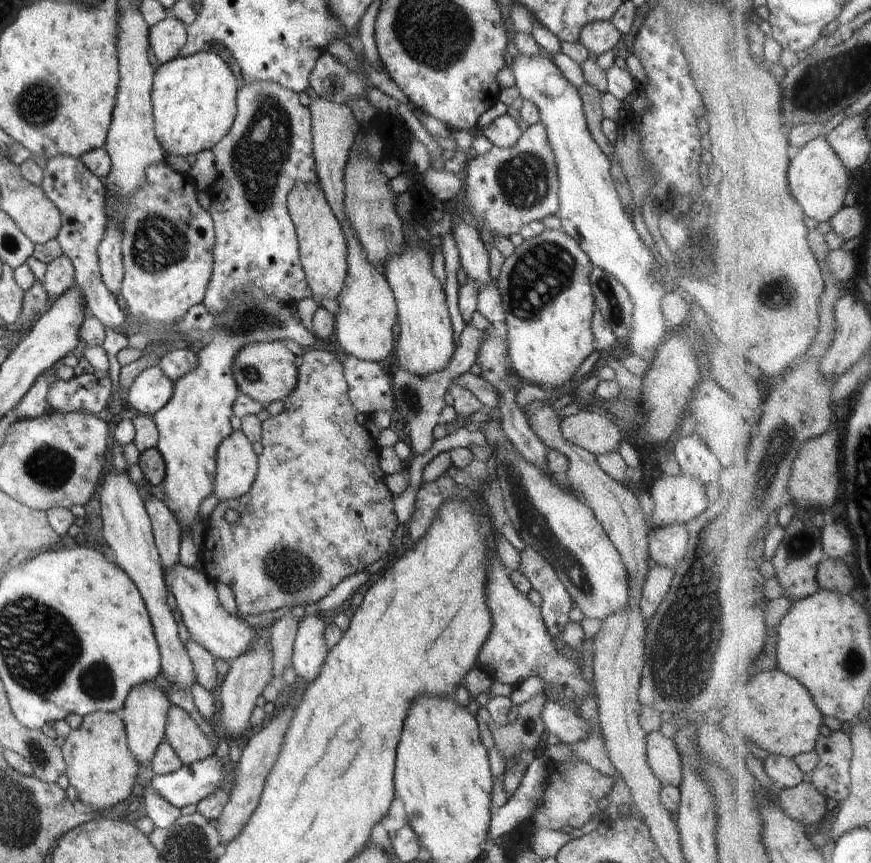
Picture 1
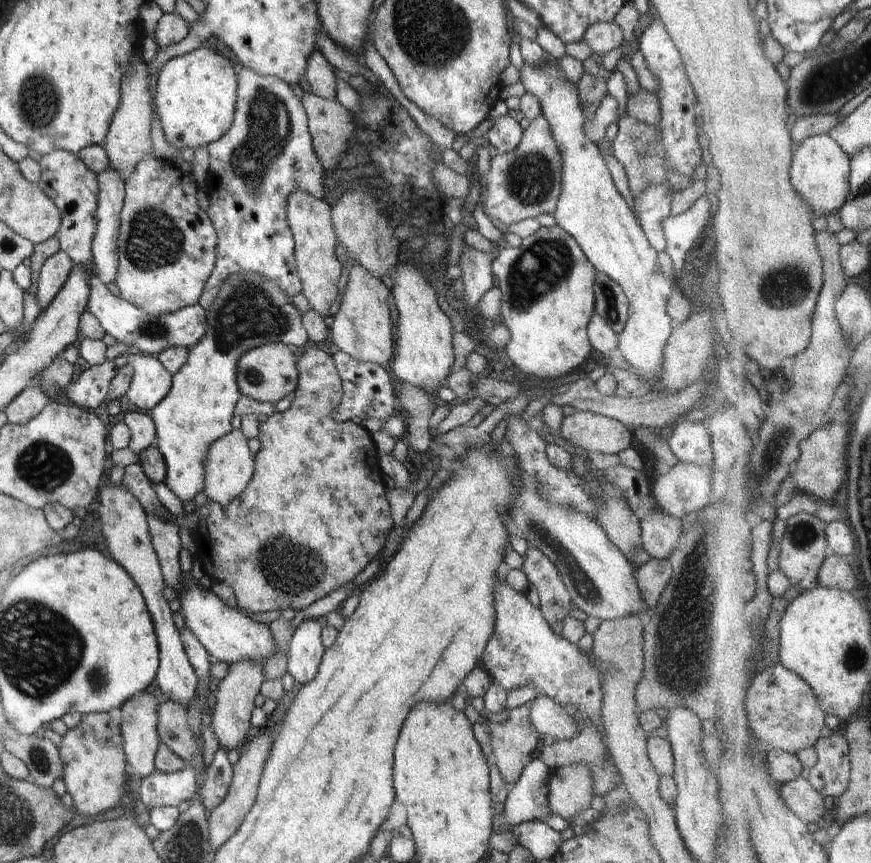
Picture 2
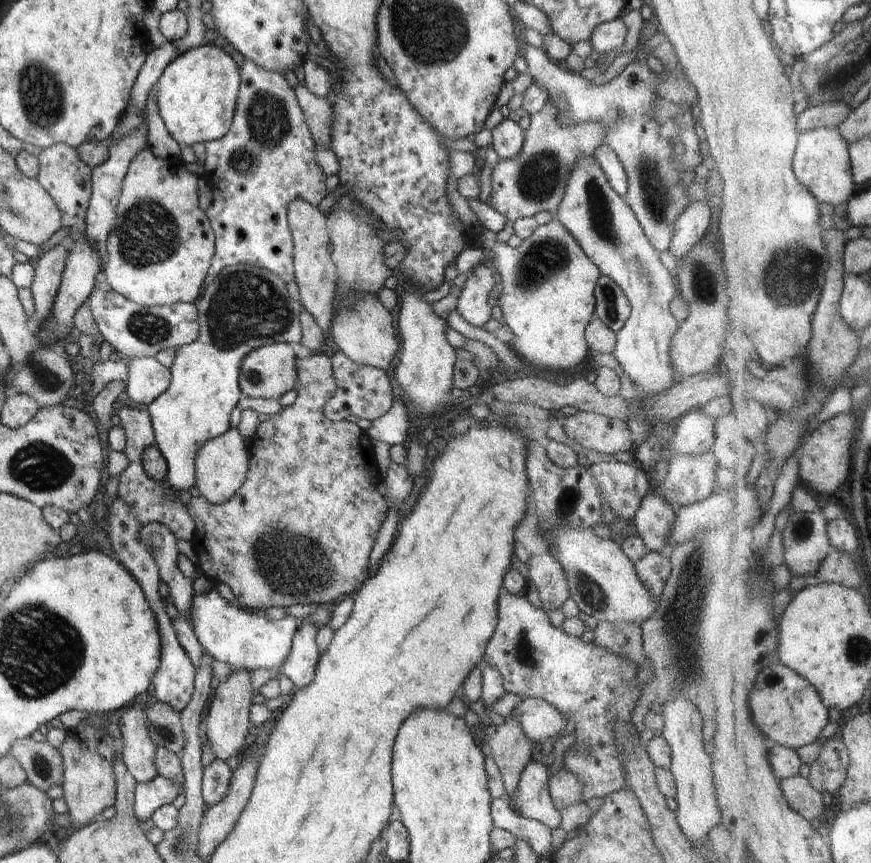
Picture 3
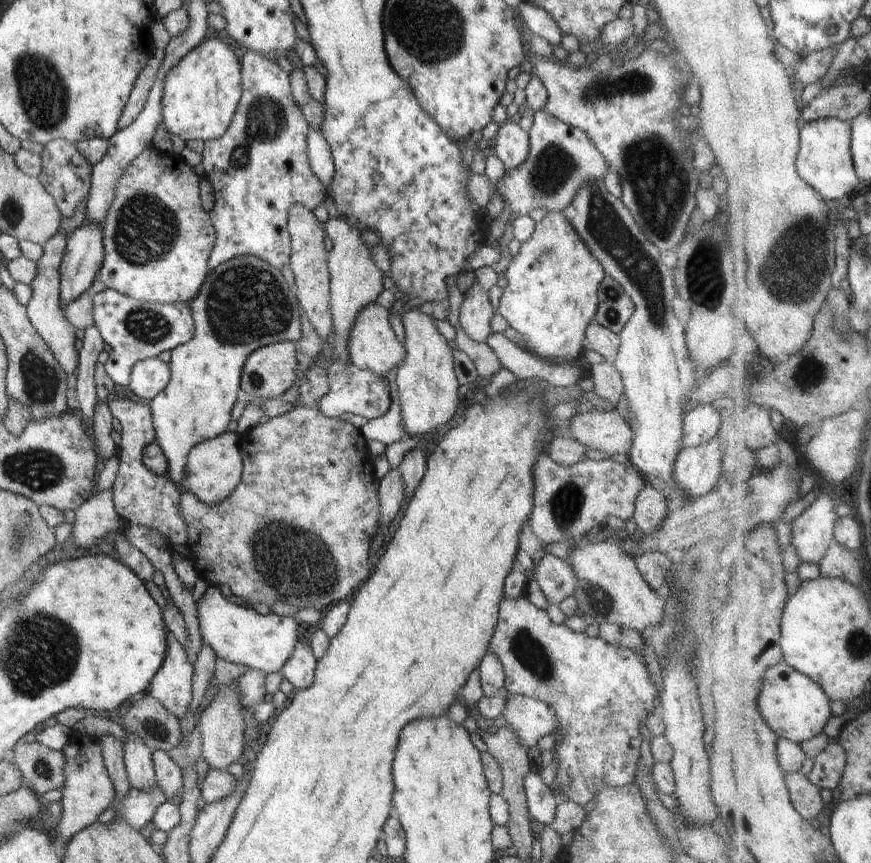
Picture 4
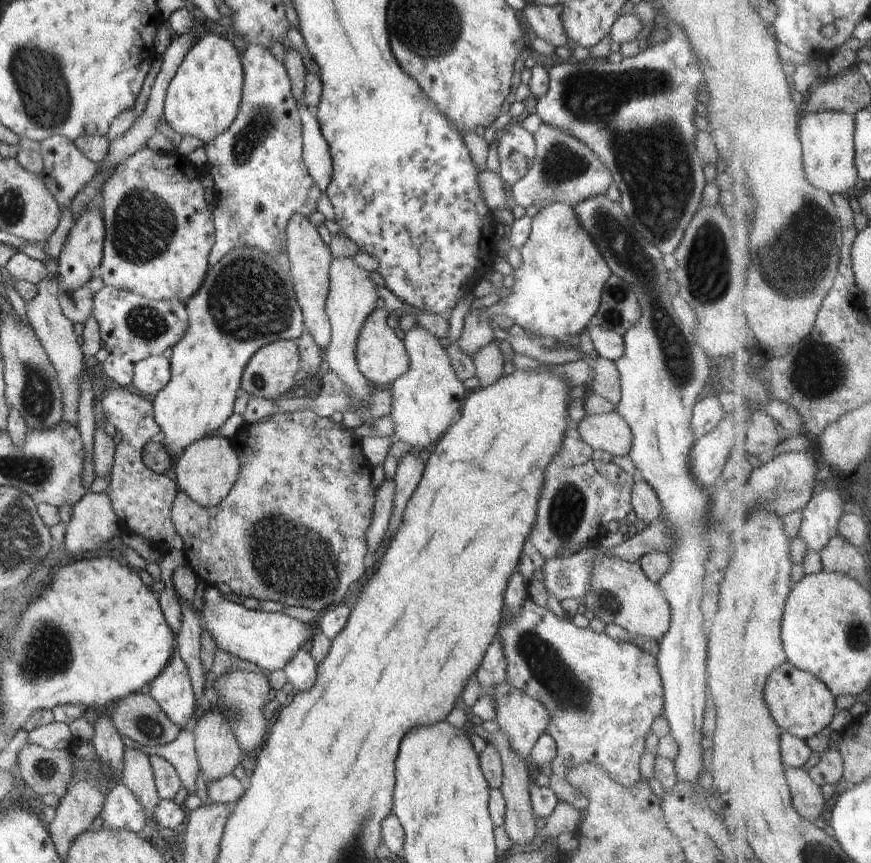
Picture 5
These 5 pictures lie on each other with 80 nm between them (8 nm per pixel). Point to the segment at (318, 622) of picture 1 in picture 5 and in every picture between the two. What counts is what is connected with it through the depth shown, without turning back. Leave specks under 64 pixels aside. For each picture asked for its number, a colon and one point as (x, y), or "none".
2: (305, 651)
3: (300, 666)
4: (299, 669)
5: (301, 671)

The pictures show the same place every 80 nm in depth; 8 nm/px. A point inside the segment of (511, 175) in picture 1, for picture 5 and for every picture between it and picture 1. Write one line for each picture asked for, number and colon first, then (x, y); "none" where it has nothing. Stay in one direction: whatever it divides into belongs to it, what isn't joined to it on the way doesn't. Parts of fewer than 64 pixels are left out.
2: (523, 184)
3: (535, 180)
4: (561, 158)
5: (564, 170)

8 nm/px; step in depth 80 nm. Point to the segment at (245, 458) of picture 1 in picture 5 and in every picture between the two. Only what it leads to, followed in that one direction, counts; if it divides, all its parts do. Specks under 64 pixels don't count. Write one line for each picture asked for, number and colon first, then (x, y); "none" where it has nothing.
2: (229, 467)
3: (221, 465)
4: (214, 467)
5: (206, 471)

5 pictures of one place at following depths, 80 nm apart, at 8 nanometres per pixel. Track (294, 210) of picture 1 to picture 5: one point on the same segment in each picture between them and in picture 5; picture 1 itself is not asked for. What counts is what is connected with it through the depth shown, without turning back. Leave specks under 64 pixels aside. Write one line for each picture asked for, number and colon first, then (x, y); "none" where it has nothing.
2: (309, 219)
3: (315, 274)
4: (309, 257)
5: (309, 256)

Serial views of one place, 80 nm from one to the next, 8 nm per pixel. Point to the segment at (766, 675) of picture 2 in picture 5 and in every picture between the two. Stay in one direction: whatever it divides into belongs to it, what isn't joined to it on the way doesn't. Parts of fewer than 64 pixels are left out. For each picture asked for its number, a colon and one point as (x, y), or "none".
3: (787, 707)
4: (799, 707)
5: (802, 703)

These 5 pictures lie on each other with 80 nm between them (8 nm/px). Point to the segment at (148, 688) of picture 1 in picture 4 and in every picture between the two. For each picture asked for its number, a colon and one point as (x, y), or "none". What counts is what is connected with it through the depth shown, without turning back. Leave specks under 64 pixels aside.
2: (138, 716)
3: (137, 751)
4: (138, 760)

